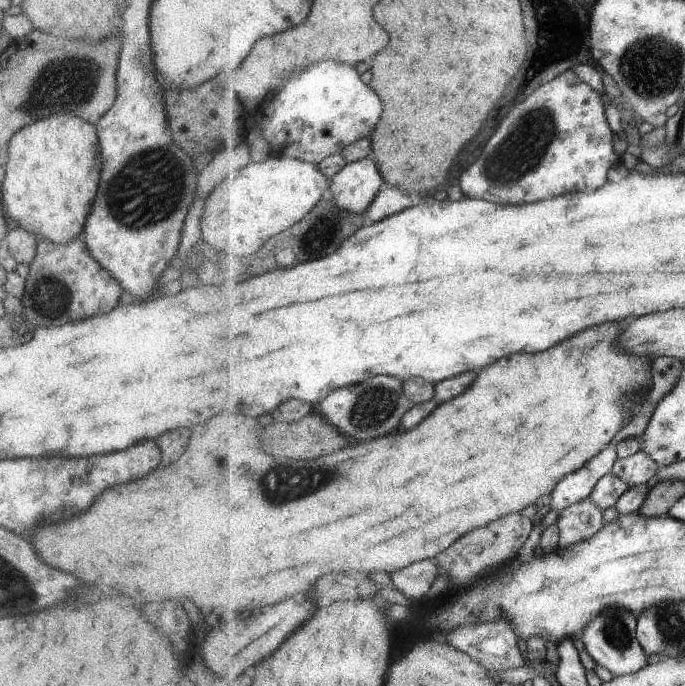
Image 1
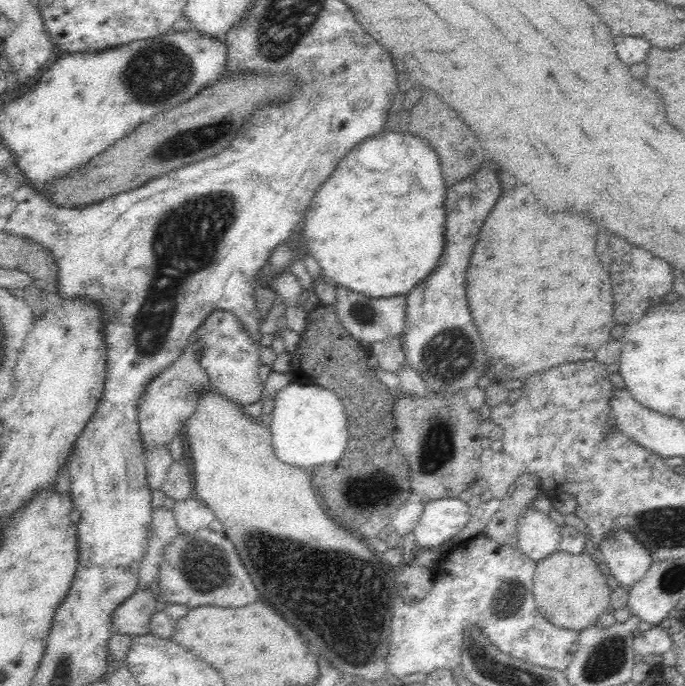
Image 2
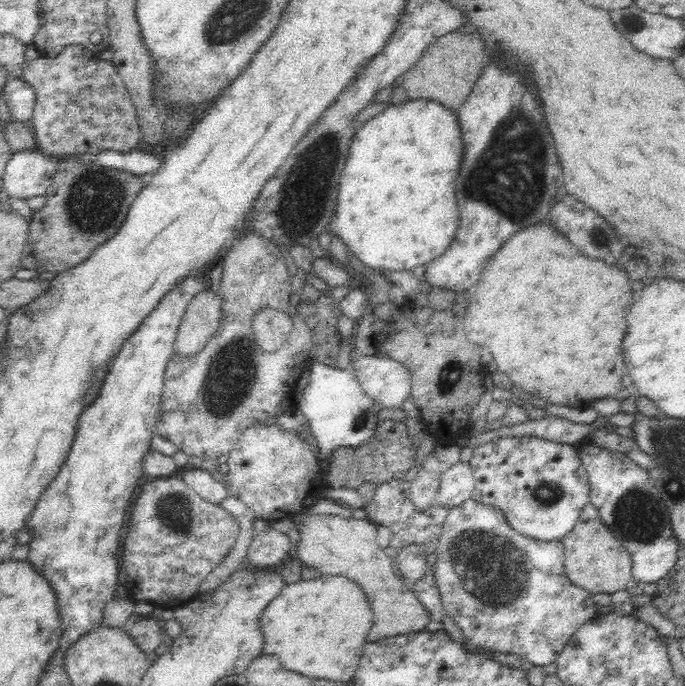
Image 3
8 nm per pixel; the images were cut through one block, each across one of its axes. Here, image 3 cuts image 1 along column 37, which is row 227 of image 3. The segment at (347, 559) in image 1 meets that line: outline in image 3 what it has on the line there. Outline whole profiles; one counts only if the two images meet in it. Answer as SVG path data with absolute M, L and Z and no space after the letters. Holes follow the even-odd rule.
M542 220L542 222L510 236L510 239L506 240L506 243L490 258L480 279L471 289L464 328L468 341L489 353L492 361L497 364L497 370L506 374L513 386L529 392L531 396L545 398L553 405L583 408L588 407L593 400L599 398L610 397L622 401L628 397L636 399L639 396L630 376L626 374L626 366L622 364L622 336L626 332L626 316L628 316L630 304L632 304L632 290L628 286L628 276L624 274L624 270L618 270L614 266L606 266L598 260L590 260L590 258L582 256L552 224Z

